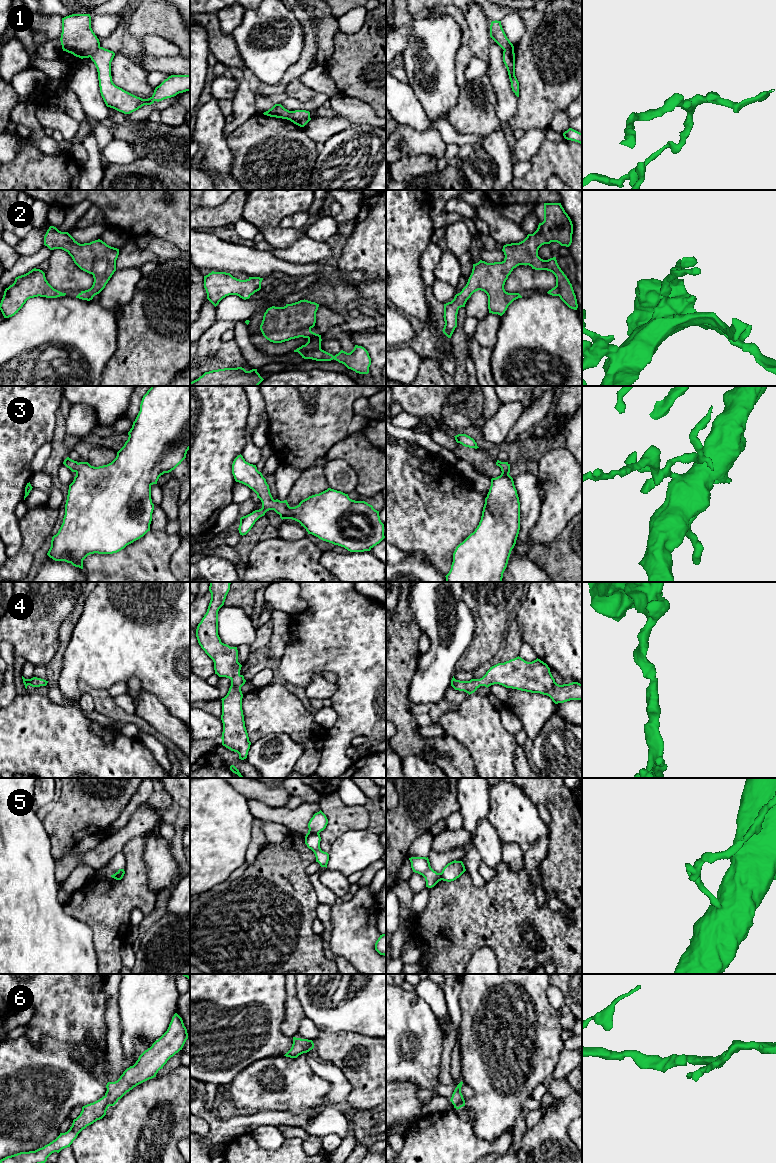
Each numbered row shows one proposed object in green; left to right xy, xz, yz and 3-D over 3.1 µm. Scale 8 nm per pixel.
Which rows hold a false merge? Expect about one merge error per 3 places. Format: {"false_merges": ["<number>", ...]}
{"false_merges": ["1", "5"]}

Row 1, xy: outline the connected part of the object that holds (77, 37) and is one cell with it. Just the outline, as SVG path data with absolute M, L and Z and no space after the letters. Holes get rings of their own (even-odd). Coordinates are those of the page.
M72 14L62 18L60 41L63 51L81 59L91 57L100 47L91 28L90 14Z

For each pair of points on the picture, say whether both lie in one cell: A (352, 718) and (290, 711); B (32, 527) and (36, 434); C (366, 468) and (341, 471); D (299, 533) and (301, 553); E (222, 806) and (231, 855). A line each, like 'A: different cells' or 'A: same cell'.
A: different cells
B: different cells
C: different cells
D: different cells
E: same cell

